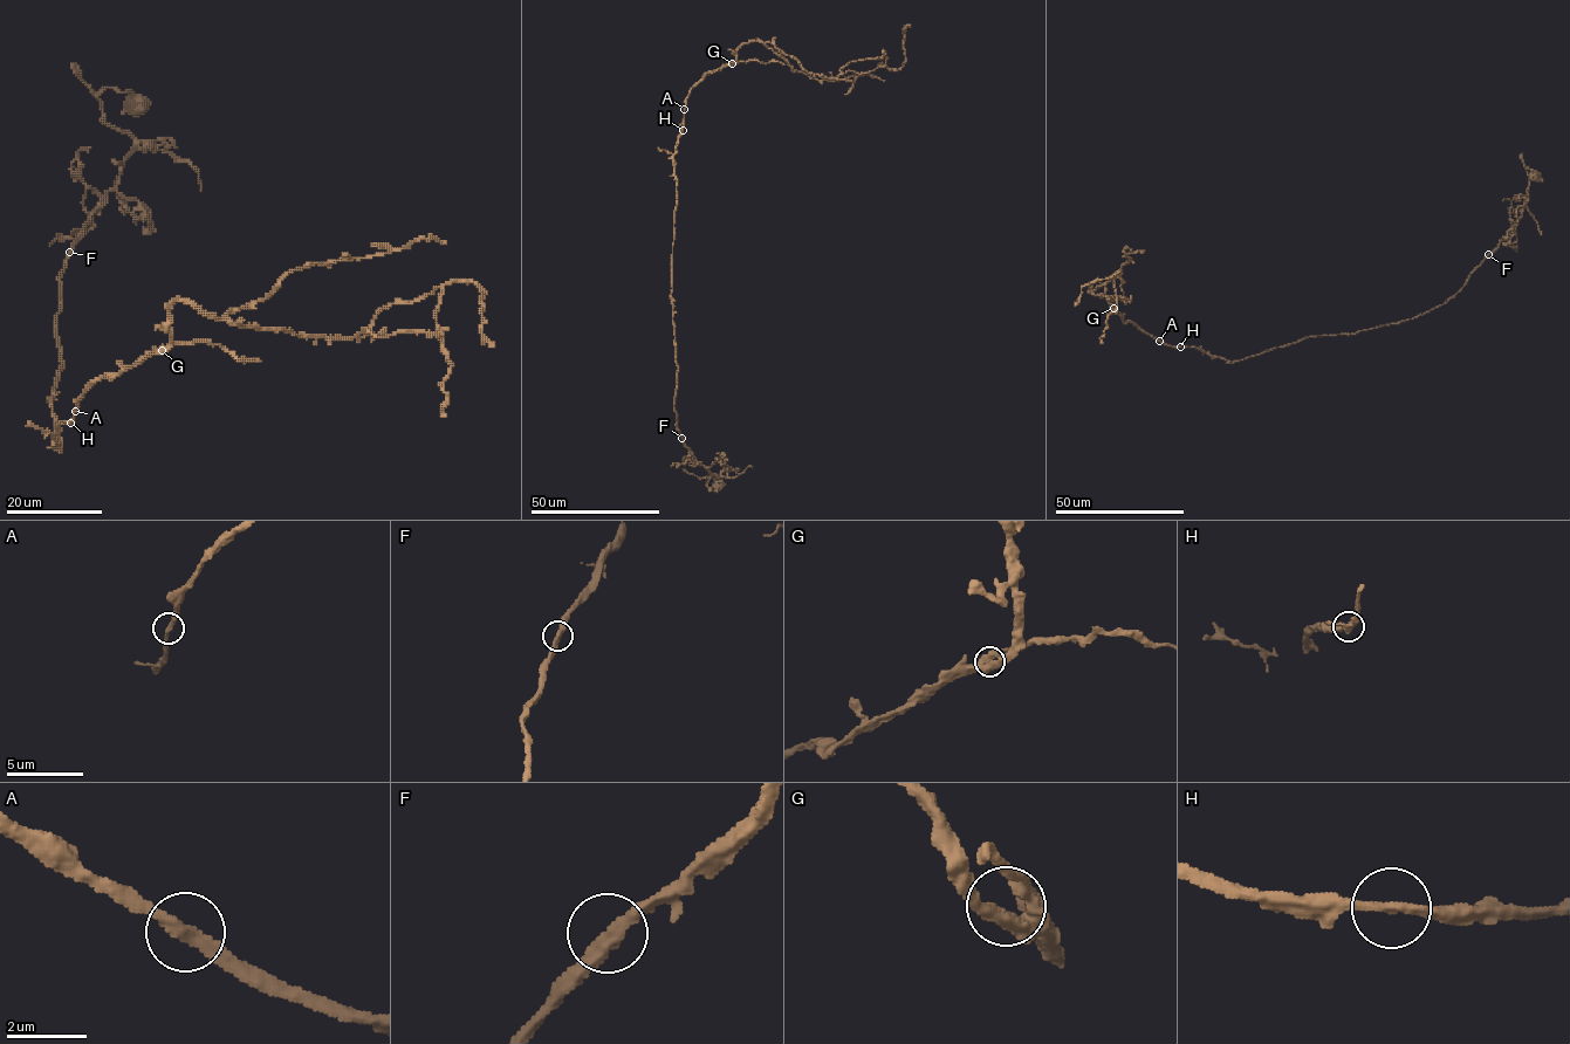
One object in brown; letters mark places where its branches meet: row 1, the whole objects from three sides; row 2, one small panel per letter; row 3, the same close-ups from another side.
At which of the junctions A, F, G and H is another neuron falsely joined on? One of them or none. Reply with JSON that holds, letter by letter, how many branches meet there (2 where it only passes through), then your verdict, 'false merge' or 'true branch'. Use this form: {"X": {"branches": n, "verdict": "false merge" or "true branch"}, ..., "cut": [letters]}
{"A": {"branches": 2, "verdict": "true branch"}, "F": {"branches": 2, "verdict": "true branch"}, "G": {"branches": 2, "verdict": "true branch"}, "H": {"branches": 2, "verdict": "true branch"}, "cut": []}

